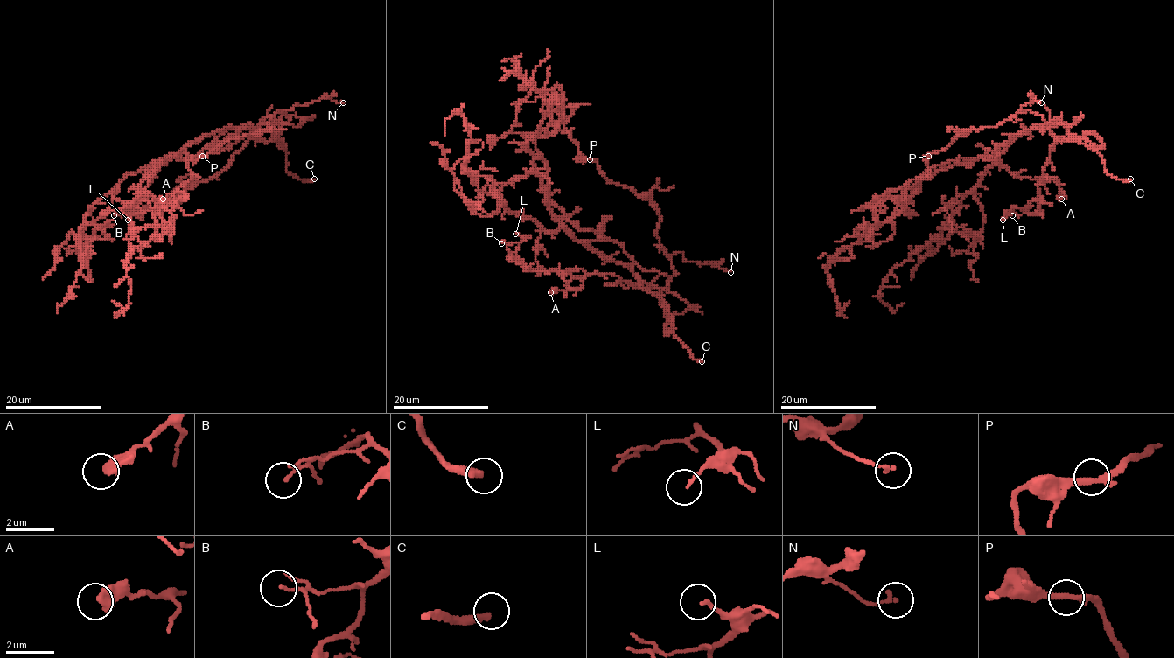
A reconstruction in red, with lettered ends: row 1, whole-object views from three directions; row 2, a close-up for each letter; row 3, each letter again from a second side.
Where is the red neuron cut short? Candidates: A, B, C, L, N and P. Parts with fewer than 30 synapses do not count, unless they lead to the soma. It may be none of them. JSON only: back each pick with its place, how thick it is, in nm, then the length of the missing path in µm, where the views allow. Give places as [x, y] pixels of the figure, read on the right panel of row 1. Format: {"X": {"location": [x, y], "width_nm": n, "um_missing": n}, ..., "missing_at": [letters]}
{"C": {"location": [1130, 178], "width_nm": 320, "um_missing": 35}, "missing_at": ["C"]}

